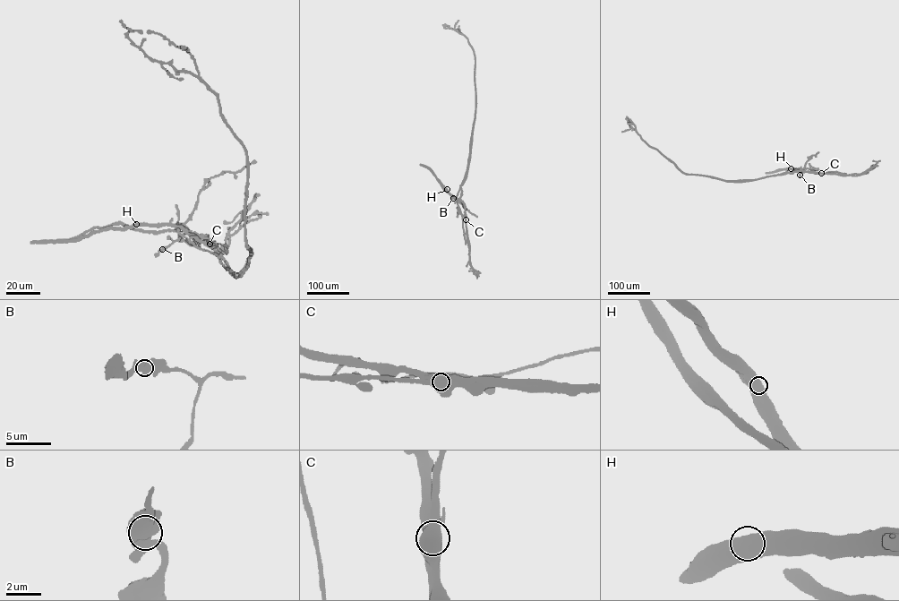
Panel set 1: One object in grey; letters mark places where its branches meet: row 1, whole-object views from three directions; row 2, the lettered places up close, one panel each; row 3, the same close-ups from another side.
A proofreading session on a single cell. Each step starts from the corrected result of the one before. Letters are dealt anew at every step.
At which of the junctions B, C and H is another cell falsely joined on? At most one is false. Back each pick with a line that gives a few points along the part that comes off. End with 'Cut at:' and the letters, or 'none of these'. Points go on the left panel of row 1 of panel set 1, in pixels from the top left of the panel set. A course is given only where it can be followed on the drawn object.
C: foreign part runs (209, 244), (186, 230), (169, 230), (213, 253), (234, 273), (245, 266), (247, 190)
Cut at: C

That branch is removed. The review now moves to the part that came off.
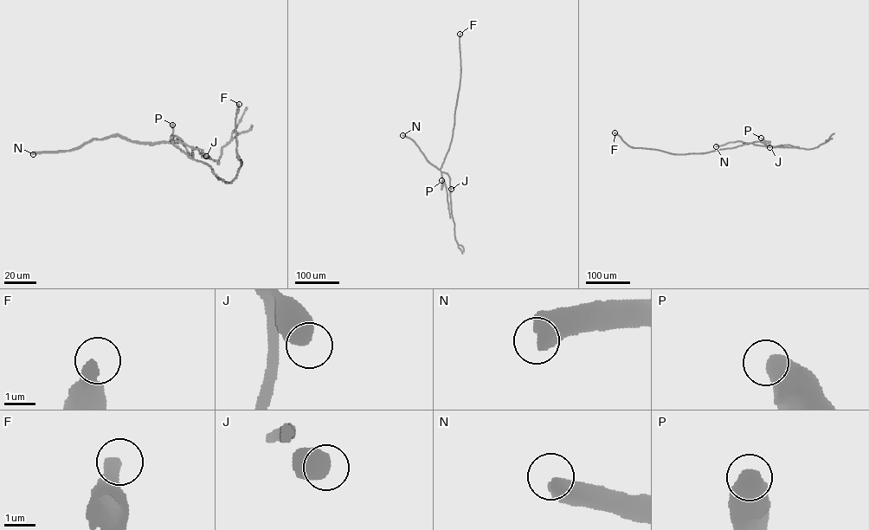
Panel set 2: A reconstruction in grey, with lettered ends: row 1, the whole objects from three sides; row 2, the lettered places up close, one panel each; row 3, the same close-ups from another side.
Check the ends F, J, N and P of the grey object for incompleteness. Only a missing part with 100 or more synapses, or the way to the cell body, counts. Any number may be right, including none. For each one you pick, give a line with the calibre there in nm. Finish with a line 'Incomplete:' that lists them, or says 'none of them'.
F: 440 nm thick
Incomplete: F

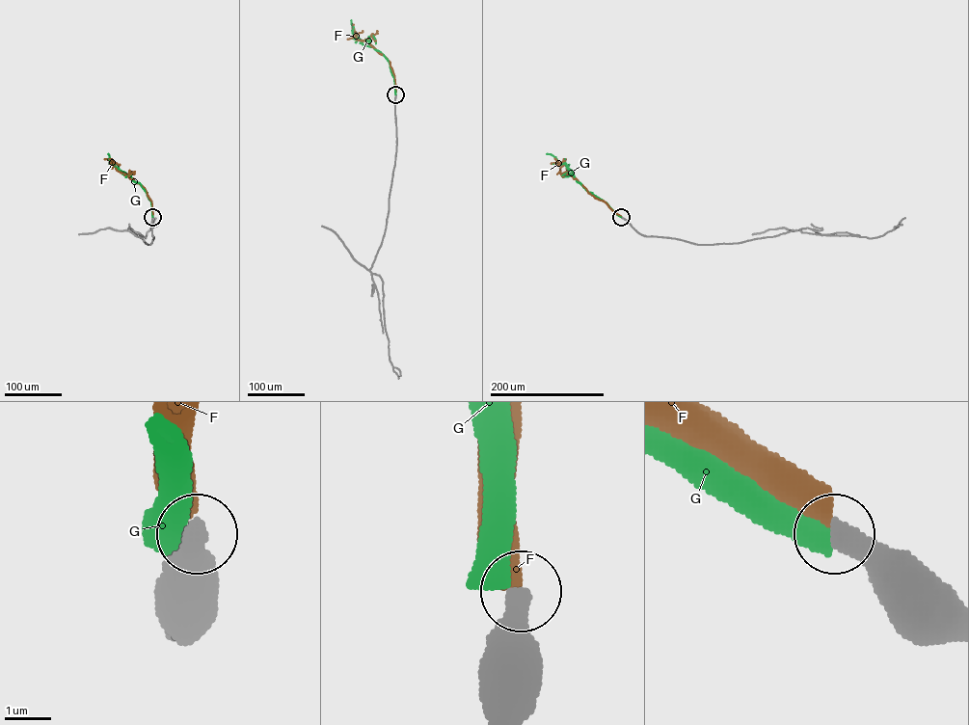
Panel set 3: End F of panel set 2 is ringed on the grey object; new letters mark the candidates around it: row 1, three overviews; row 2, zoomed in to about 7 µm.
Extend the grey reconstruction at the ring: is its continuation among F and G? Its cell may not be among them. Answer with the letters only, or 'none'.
none

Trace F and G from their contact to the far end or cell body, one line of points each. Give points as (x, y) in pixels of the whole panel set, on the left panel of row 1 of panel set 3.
F: (152, 216), (151, 201), (145, 189), (116, 170), (114, 161), (111, 163)
G: (152, 217), (147, 193), (120, 170), (117, 164), (109, 163), (108, 153)

